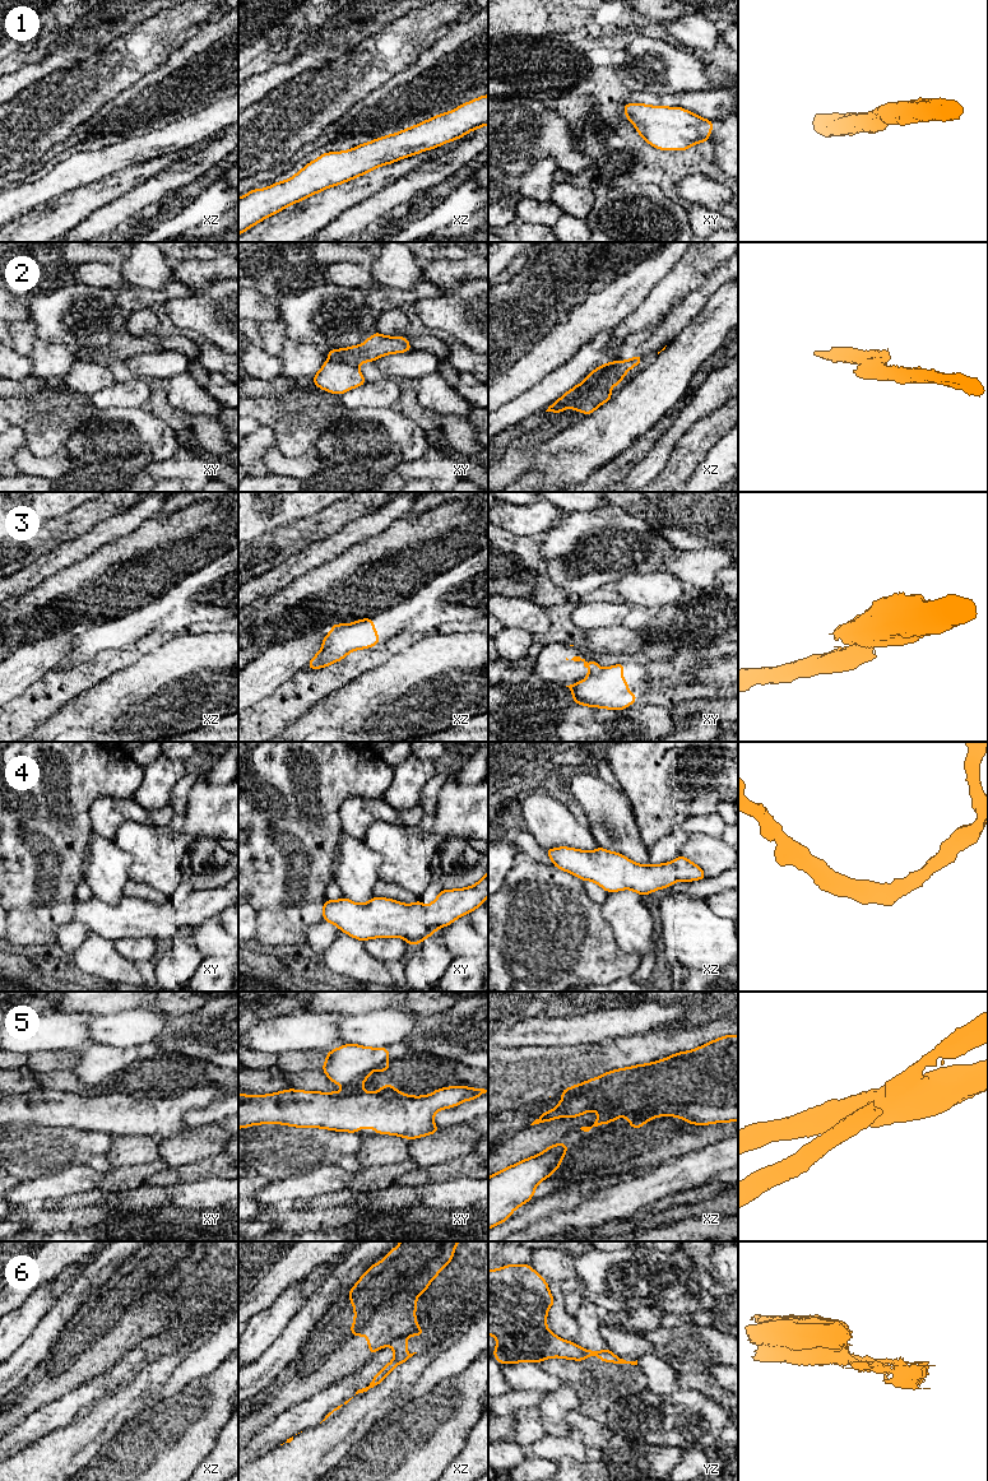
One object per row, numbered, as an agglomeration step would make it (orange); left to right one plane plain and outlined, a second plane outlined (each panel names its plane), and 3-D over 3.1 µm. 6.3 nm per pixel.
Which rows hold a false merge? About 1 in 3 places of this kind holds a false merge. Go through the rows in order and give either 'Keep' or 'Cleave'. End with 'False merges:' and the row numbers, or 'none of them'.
1: Keep
2: Cleave
3: Cleave
4: Keep
5: Cleave
6: Cleave
False merges: 2, 3, 5, 6

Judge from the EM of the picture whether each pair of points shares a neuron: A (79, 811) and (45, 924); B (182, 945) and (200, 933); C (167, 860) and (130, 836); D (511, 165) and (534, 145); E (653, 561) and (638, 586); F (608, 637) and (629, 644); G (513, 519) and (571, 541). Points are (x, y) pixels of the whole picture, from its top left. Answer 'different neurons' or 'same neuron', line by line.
A: same neuron
B: different neurons
C: same neuron
D: same neuron
E: different neurons
F: same neuron
G: different neurons

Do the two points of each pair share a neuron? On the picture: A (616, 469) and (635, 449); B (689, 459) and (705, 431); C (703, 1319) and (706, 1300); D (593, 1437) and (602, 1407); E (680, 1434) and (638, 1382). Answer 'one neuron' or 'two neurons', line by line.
A: one neuron
B: one neuron
C: two neurons
D: two neurons
E: two neurons

